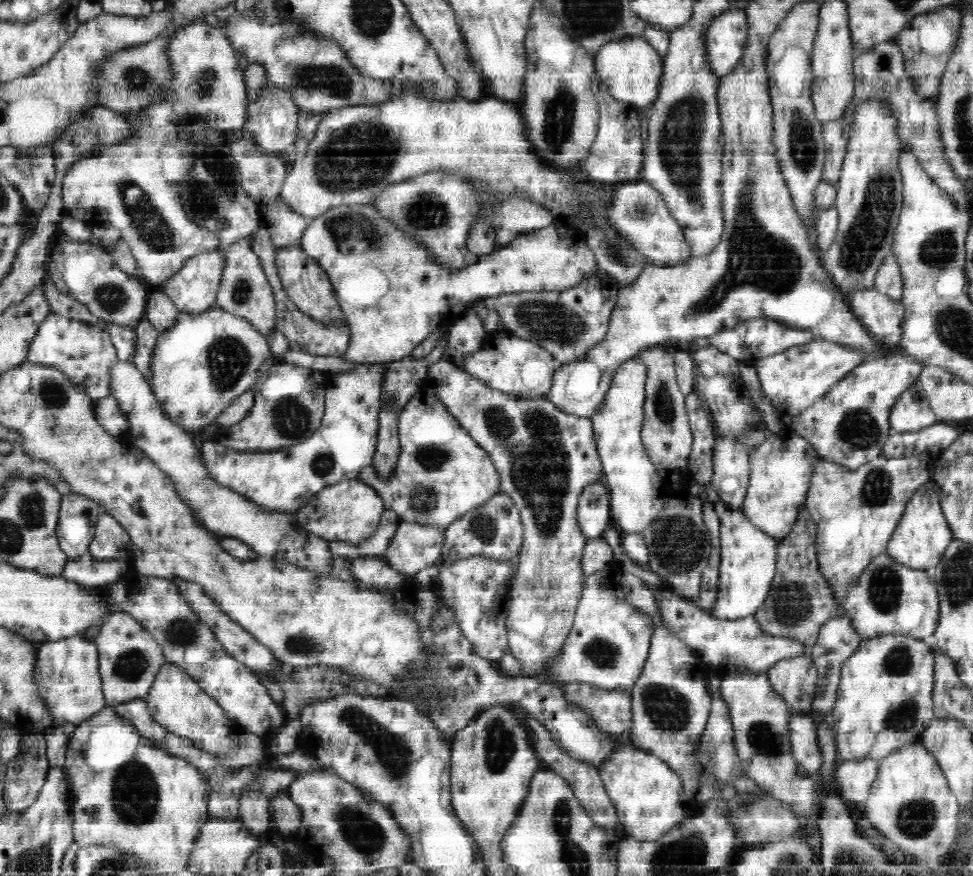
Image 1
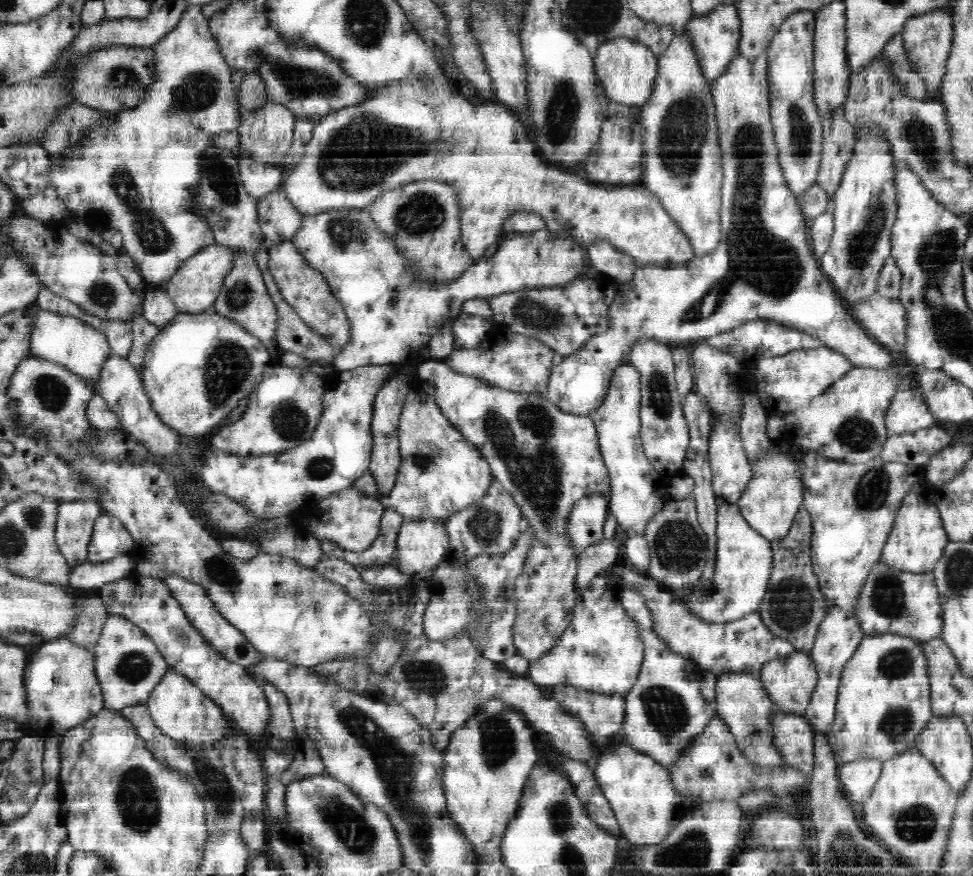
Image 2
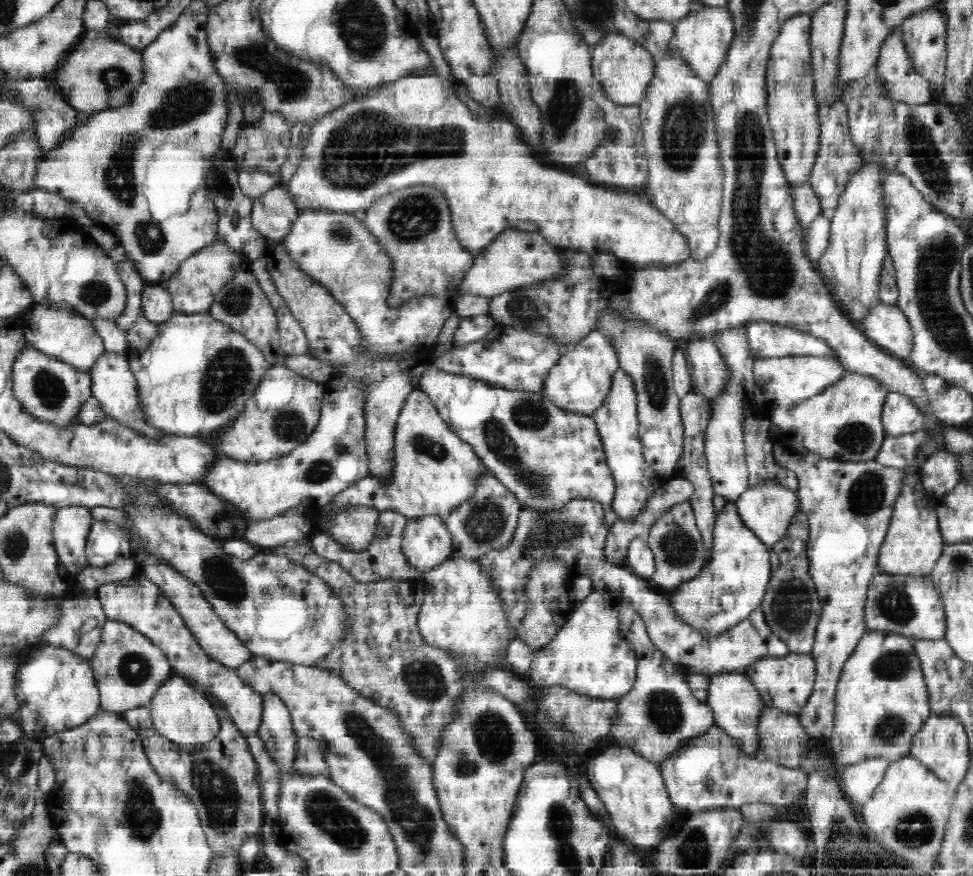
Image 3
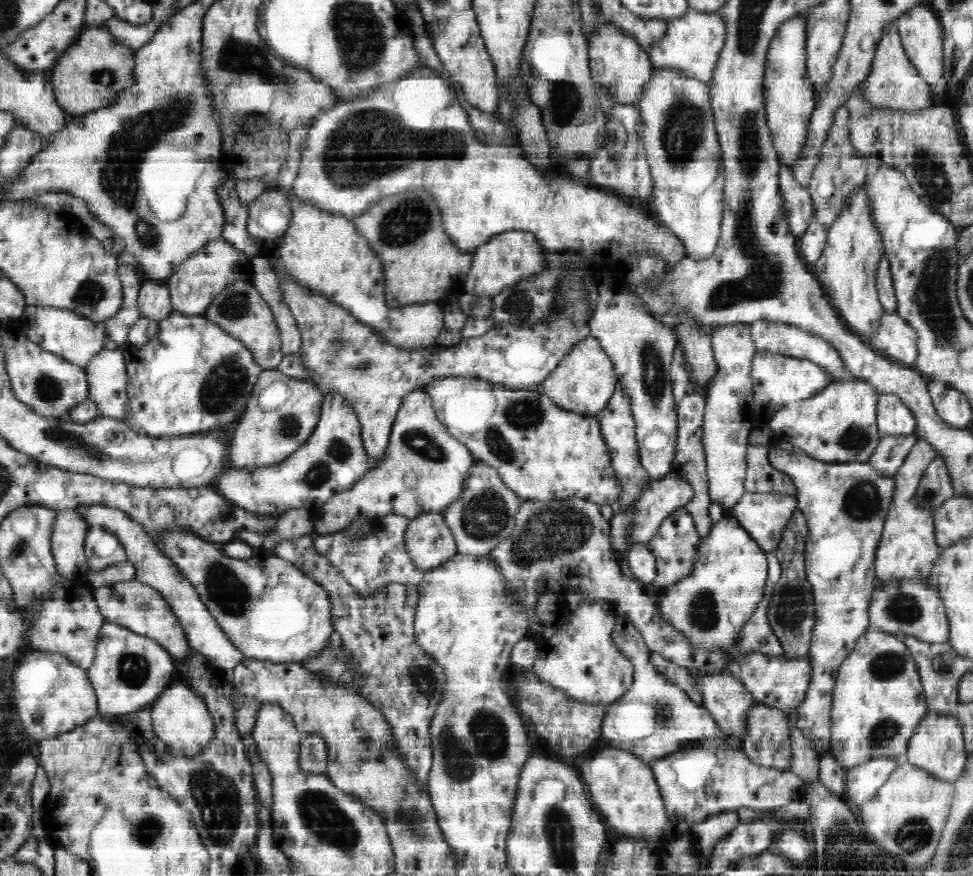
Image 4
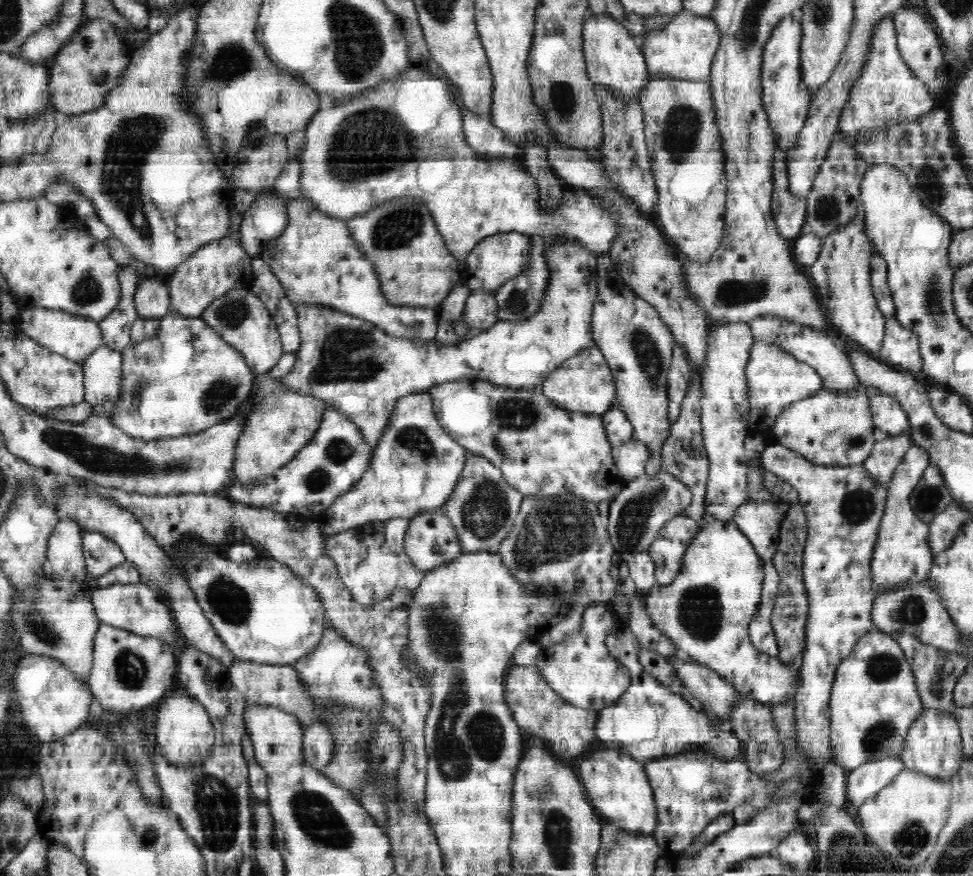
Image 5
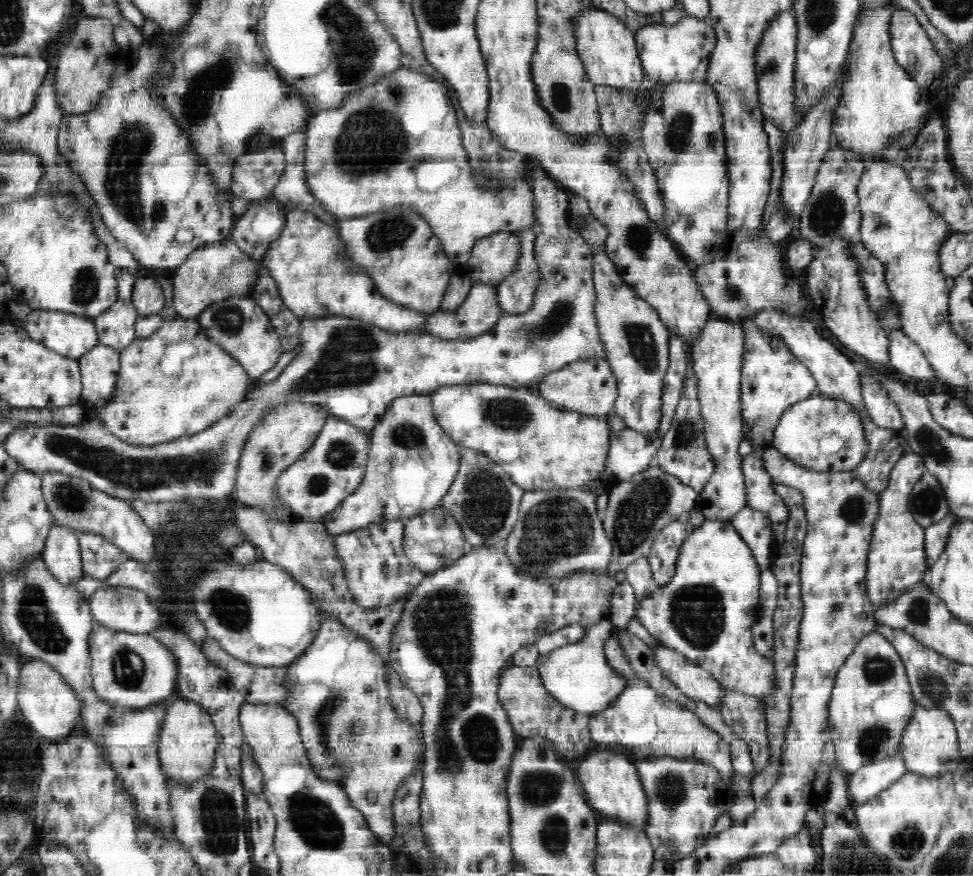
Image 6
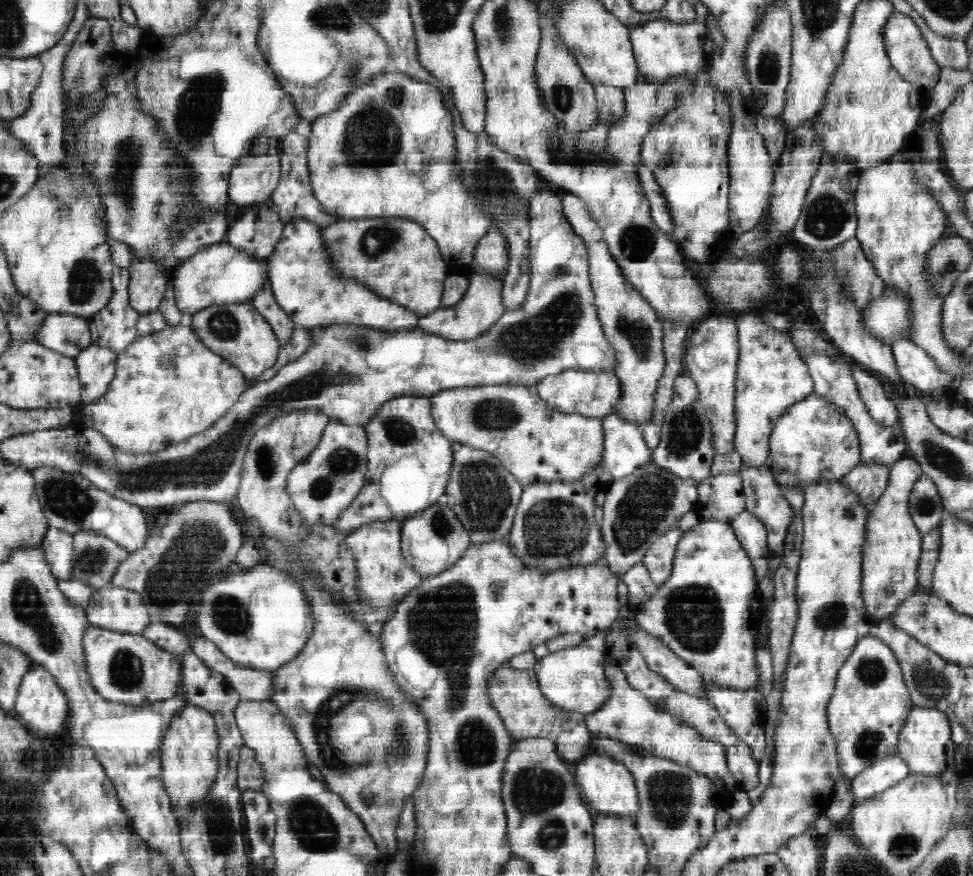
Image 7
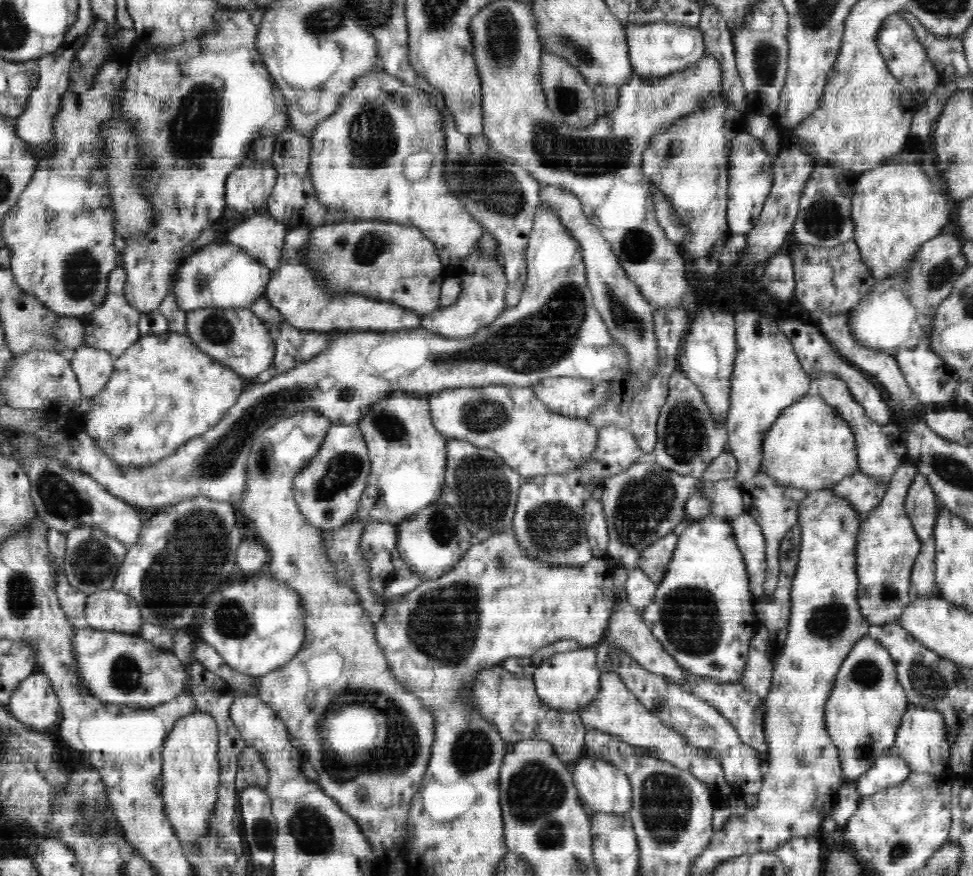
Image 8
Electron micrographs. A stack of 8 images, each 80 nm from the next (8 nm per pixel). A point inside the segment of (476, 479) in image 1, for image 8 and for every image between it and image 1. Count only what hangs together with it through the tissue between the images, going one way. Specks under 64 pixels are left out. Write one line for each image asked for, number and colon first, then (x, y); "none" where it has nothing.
2: (441, 472)
3: (435, 471)
4: (425, 469)
5: (416, 466)
6: (411, 464)
7: (409, 459)
8: (408, 456)

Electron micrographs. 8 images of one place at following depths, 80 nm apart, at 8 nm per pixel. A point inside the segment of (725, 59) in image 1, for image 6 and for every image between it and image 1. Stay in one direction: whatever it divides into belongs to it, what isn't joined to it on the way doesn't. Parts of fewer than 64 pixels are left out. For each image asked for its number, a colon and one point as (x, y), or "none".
2: (716, 37)
3: (702, 37)
4: (694, 42)
5: (685, 48)
6: (678, 52)

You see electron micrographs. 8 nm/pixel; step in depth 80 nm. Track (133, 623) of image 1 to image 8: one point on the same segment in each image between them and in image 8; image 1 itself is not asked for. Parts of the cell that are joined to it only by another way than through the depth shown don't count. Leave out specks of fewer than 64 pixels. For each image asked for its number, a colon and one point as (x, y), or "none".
2: (128, 664)
3: (129, 668)
4: (129, 671)
5: (130, 671)
6: (130, 670)
7: (127, 669)
8: (123, 669)

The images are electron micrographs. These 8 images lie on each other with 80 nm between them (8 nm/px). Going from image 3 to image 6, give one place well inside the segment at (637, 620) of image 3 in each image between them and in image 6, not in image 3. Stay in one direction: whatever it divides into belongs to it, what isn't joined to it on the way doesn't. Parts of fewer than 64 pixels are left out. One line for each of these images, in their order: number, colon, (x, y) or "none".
4: (655, 717)
5: (648, 722)
6: (639, 722)

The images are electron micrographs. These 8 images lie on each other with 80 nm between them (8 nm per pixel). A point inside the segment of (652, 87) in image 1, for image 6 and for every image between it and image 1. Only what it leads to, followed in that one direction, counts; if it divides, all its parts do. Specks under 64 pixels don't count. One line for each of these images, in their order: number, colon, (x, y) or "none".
2: (626, 68)
3: (623, 69)
4: (618, 63)
5: (613, 58)
6: (610, 55)

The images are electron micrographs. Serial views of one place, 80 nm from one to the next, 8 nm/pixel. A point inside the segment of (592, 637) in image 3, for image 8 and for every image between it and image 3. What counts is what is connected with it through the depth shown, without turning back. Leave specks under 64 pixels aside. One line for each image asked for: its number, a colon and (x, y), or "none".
4: (580, 658)
5: (580, 668)
6: (578, 675)
7: (573, 678)
8: (570, 681)

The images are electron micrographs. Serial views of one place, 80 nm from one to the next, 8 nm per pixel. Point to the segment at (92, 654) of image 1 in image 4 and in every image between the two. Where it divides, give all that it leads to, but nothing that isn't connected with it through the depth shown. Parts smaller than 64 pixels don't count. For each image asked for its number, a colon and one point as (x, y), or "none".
2: (63, 690)
3: (57, 690)
4: (53, 695)

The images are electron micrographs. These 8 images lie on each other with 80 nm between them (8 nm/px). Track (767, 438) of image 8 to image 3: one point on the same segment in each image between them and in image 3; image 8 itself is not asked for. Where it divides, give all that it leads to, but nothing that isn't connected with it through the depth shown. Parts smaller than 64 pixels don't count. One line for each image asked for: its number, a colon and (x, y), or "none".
3: (843, 423)
4: (839, 423)
5: (829, 428)
6: (822, 433)
7: (815, 439)

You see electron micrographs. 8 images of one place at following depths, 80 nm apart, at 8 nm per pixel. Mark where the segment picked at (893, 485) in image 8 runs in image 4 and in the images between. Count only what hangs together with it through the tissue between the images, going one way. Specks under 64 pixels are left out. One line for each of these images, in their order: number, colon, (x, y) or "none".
4: (907, 549)
5: (902, 552)
6: (897, 560)
7: (892, 547)

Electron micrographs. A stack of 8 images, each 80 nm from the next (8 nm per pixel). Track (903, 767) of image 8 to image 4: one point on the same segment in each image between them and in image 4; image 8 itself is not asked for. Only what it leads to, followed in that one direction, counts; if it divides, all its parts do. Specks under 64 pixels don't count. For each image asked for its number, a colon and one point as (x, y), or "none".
4: (862, 782)
5: (864, 783)
6: (867, 783)
7: (886, 772)

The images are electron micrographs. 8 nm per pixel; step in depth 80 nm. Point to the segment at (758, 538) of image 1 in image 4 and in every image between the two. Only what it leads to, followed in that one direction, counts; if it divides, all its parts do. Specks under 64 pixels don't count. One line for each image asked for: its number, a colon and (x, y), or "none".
2: (742, 573)
3: (730, 586)
4: (729, 576)

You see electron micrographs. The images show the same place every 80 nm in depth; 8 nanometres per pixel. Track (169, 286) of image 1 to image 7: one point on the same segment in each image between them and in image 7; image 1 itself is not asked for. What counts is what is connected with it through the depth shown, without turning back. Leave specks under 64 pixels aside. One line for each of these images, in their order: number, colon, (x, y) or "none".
2: (194, 288)
3: (200, 279)
4: (201, 278)
5: (213, 271)
6: (219, 270)
7: (220, 274)

